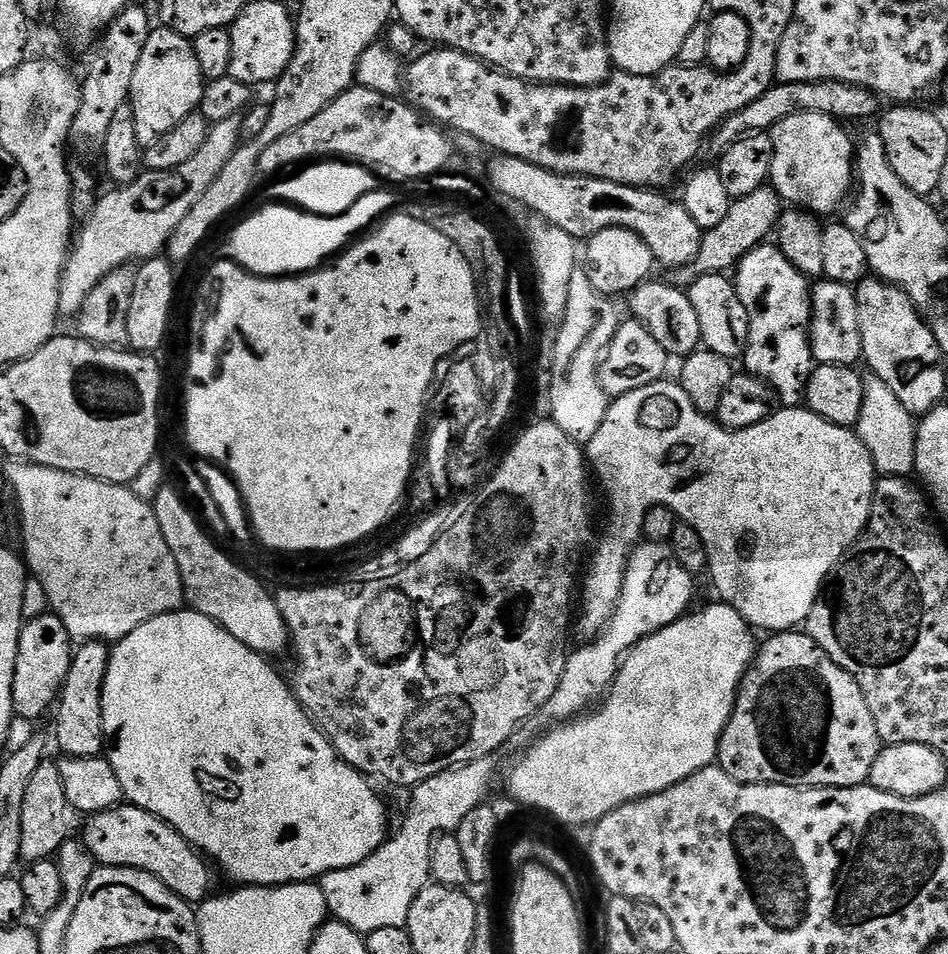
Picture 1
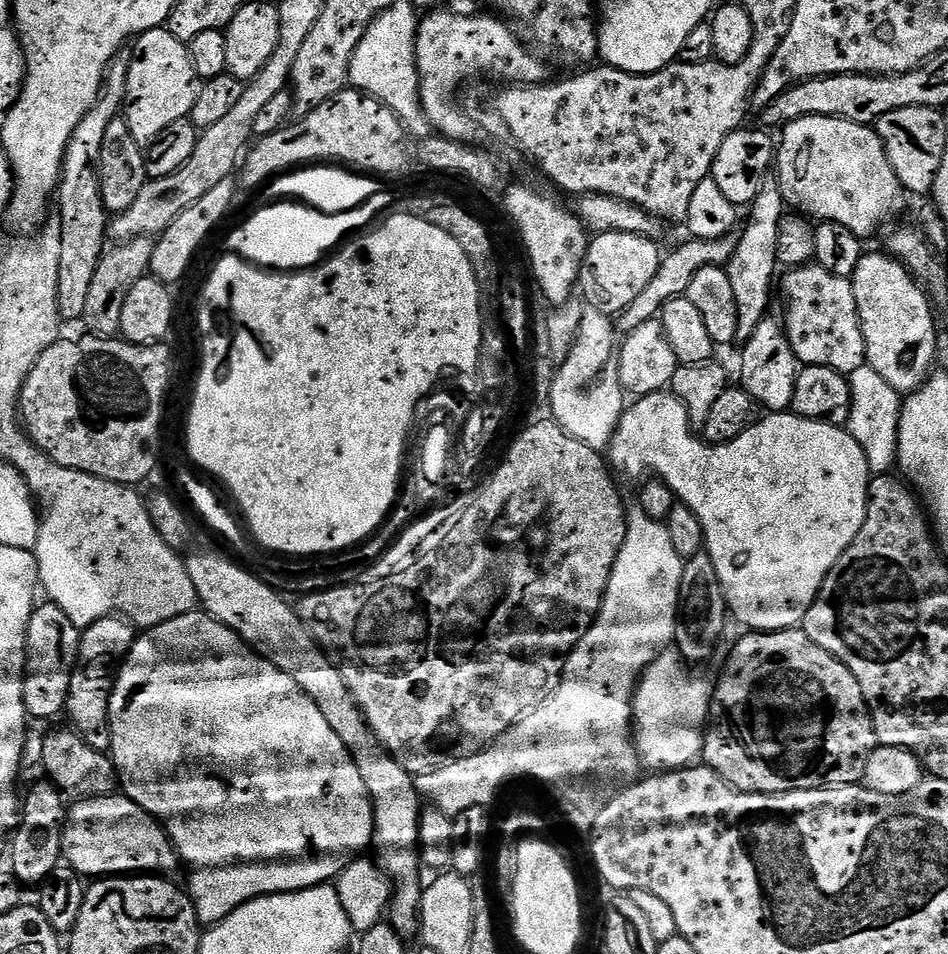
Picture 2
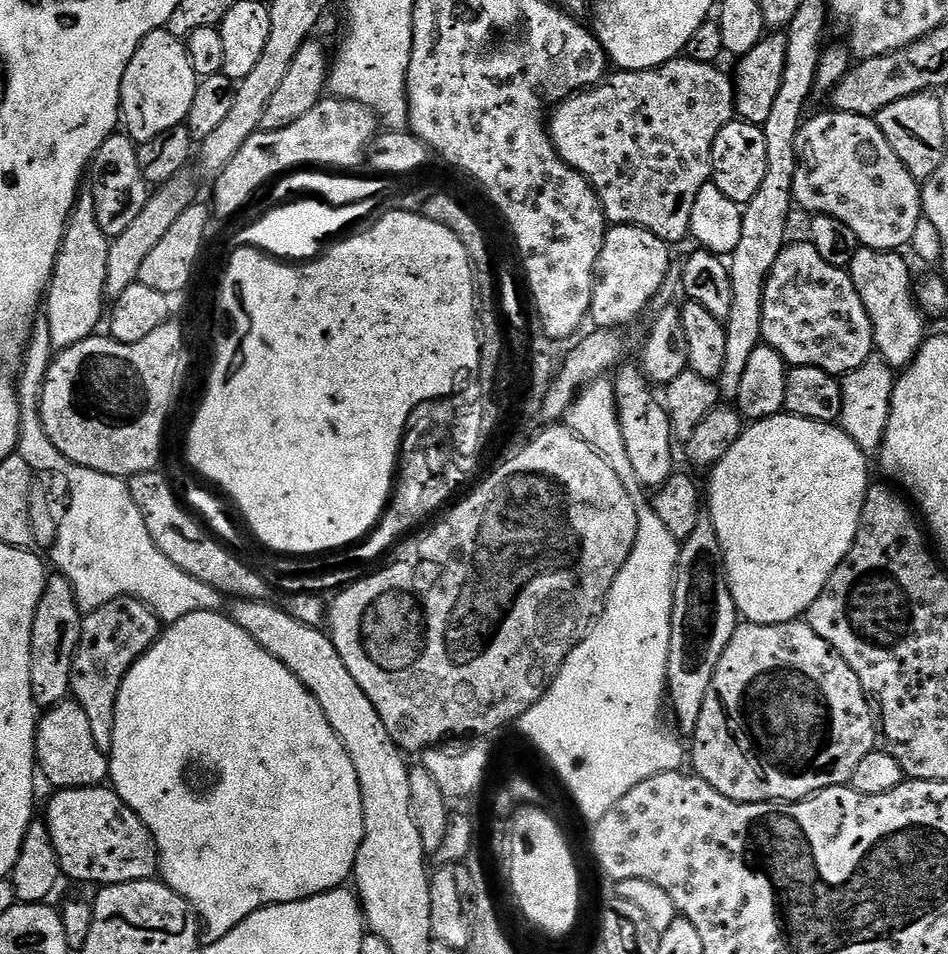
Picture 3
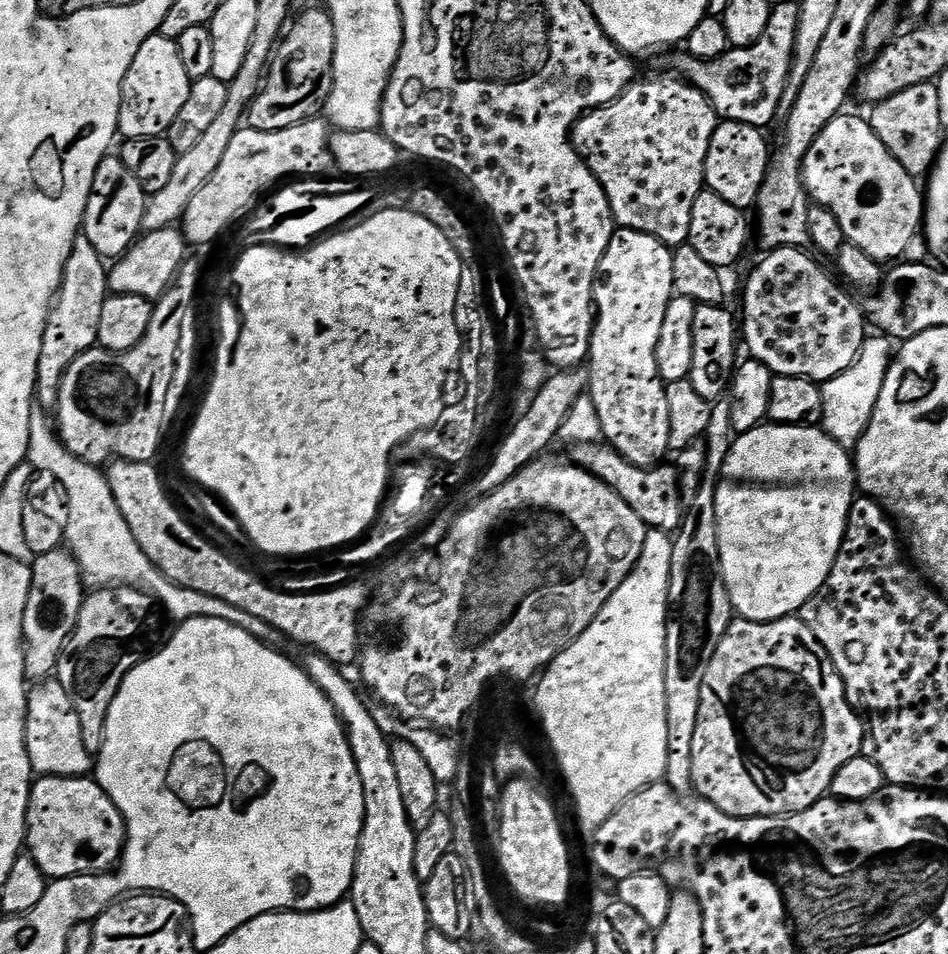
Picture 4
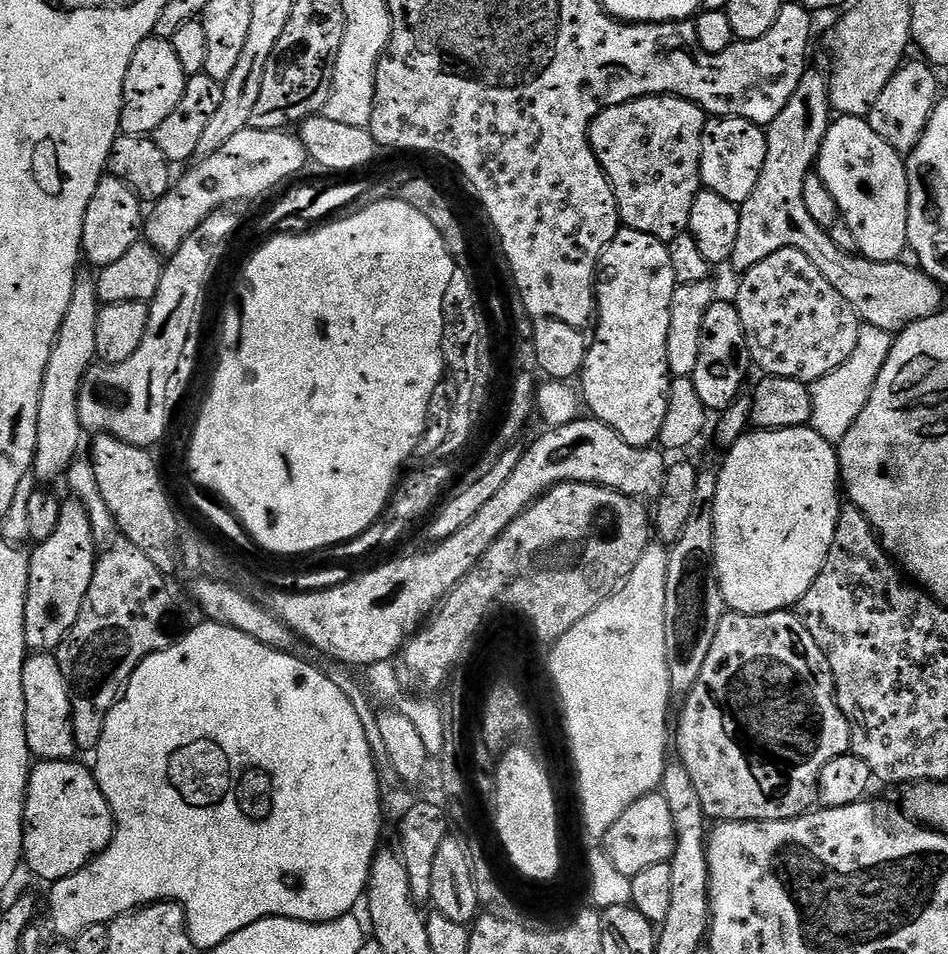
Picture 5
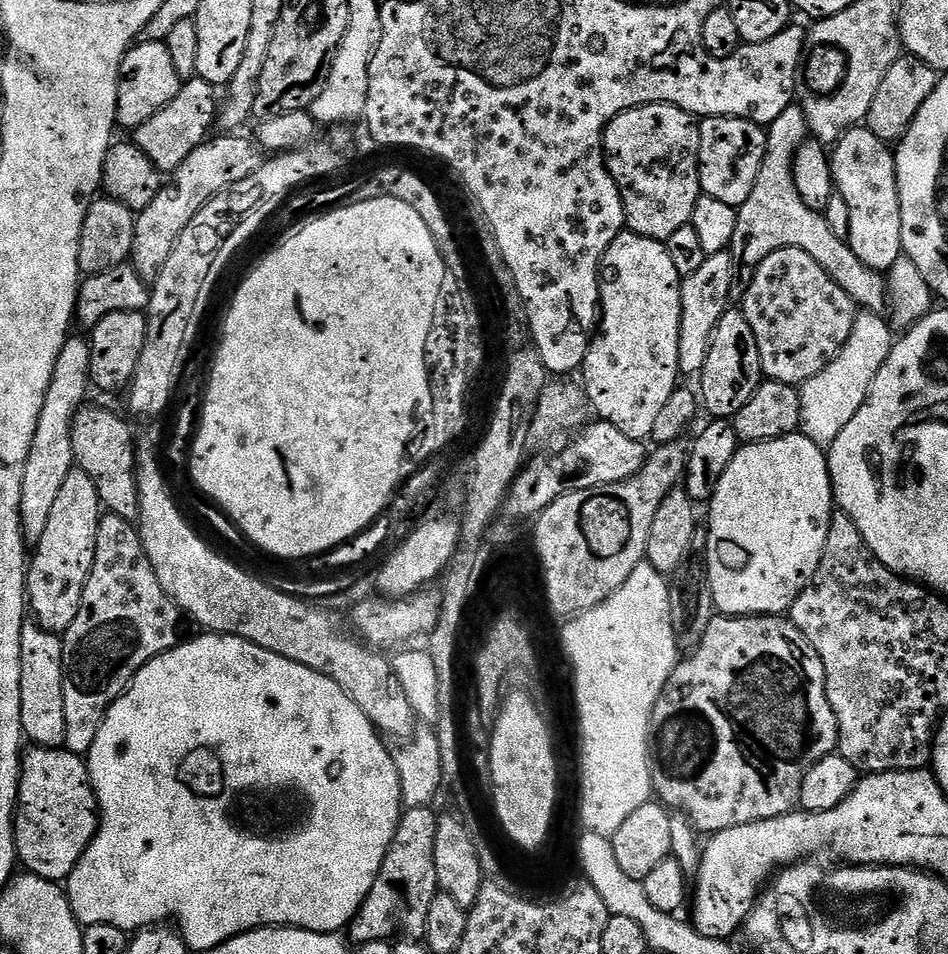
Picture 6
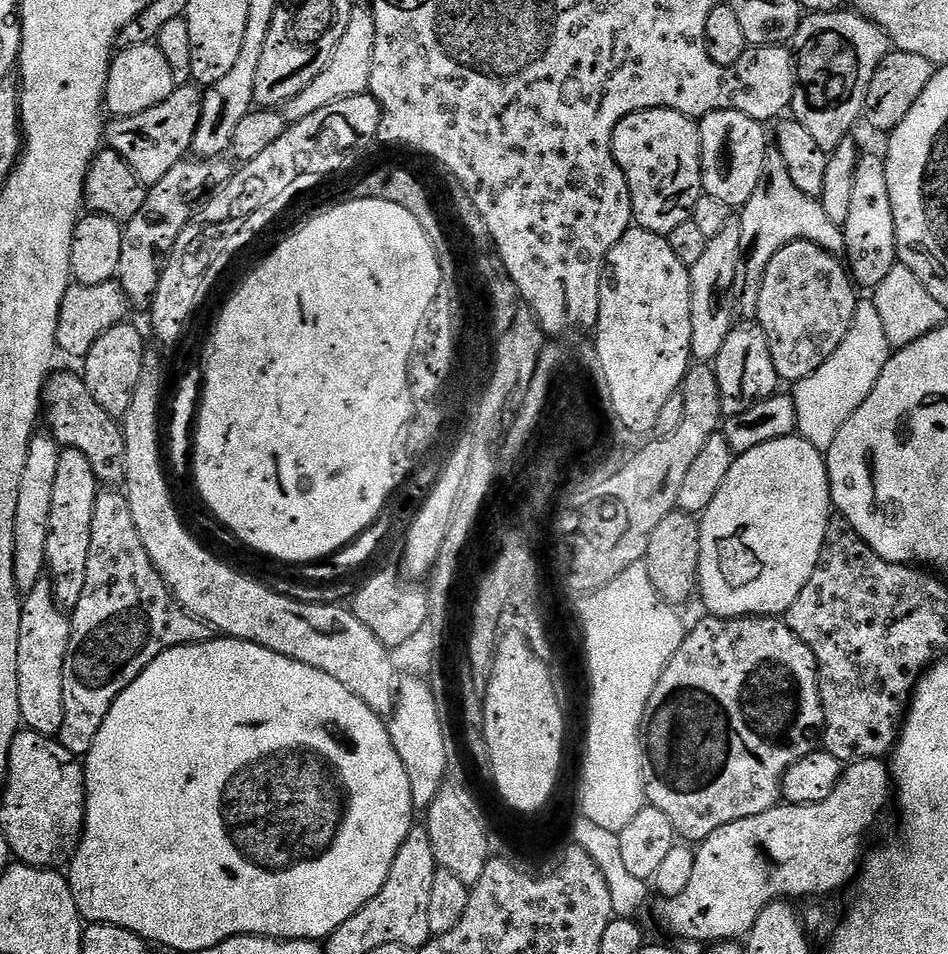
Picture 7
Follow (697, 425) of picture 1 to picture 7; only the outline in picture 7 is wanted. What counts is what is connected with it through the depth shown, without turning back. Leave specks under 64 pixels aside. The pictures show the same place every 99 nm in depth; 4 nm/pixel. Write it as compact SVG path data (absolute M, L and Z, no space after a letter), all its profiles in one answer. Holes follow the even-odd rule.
M793 434L786 438L778 438L774 442L766 442L762 446L754 446L754 450L746 450L739 453L733 459L730 466L730 474L726 474L726 482L722 482L722 486L718 490L718 494L714 494L714 502L710 502L710 506L699 517L700 522L700 575L698 577L698 596L704 599L704 604L708 607L707 611L714 616L722 616L725 618L739 618L741 616L770 616L779 617L781 614L787 613L790 606L794 606L794 598L798 598L798 594L802 594L802 586L806 586L806 582L810 582L810 574L814 574L814 566L818 566L818 558L822 554L822 546L824 539L828 533L828 526L834 519L834 509L832 507L832 491L828 485L828 465L825 457L814 446L810 446L810 442L803 440L799 434Z

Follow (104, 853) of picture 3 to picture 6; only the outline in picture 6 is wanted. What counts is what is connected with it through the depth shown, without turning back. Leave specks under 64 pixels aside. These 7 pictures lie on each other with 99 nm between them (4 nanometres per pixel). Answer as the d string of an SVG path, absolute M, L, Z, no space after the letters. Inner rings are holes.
M29 747L23 753L20 762L20 789L18 790L18 798L16 799L16 814L14 817L14 831L16 834L16 855L19 863L24 864L29 873L34 876L41 876L47 880L55 880L57 882L67 881L68 875L74 870L74 866L78 866L78 862L82 858L82 854L86 854L86 850L90 846L90 842L96 836L96 829L100 827L100 813L96 807L96 791L92 789L92 779L88 773L88 766L83 756L75 756L74 753L68 752L67 748L38 748Z

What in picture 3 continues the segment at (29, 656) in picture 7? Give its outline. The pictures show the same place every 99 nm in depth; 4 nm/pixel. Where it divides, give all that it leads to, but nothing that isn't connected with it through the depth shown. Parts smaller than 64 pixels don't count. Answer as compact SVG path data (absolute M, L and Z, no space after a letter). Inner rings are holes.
M57 704L55 708L47 709L39 717L36 726L36 762L38 772L41 777L44 776L53 785L53 789L62 788L95 788L103 785L109 779L108 774L108 756L96 749L93 736L88 736L88 727L85 725L79 709L65 709L63 704Z

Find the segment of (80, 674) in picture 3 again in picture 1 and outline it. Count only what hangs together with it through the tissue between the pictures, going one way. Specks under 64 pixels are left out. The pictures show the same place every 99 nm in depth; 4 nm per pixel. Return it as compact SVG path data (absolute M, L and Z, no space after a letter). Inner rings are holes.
M89 640L73 651L72 665L58 701L60 725L56 728L57 734L60 735L60 744L67 755L100 756L105 749L101 698L109 655L109 645L103 640Z

